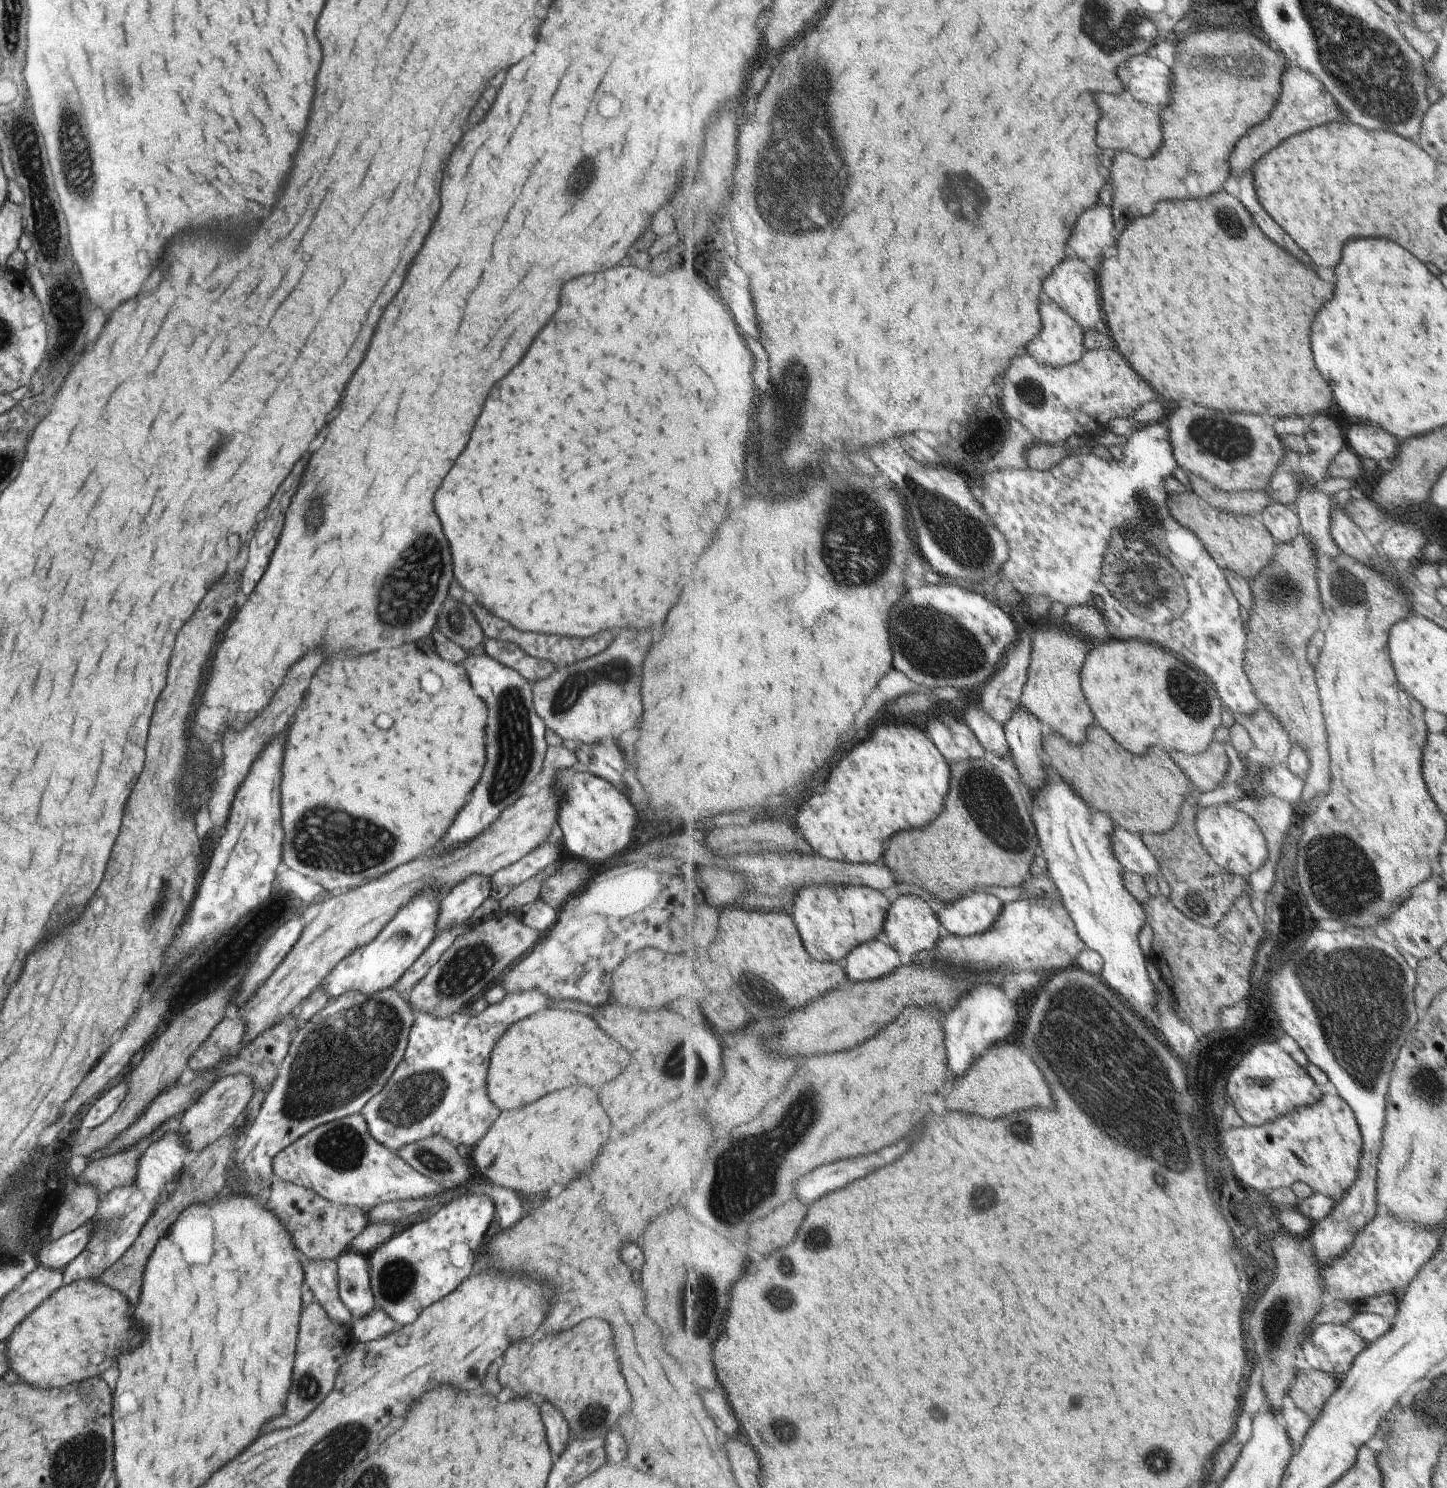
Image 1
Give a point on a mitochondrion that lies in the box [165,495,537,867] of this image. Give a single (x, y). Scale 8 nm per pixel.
(413, 581)

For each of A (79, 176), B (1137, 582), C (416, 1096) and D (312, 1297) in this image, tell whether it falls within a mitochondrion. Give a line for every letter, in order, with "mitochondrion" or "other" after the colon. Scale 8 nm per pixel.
A: mitochondrion
B: mitochondrion
C: mitochondrion
D: other

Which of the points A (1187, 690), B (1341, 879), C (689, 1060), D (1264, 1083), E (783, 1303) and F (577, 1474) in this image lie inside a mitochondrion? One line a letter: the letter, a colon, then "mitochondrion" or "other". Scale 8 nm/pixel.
A: mitochondrion
B: mitochondrion
C: mitochondrion
D: other
E: mitochondrion
F: other

